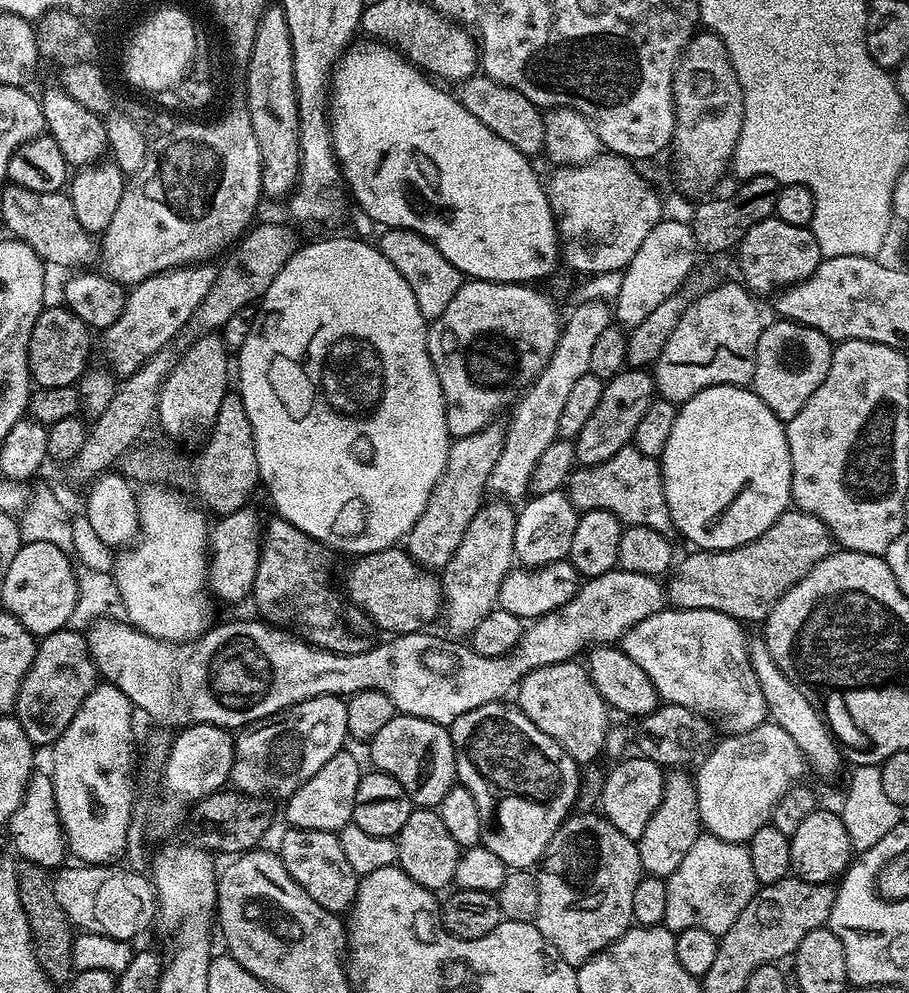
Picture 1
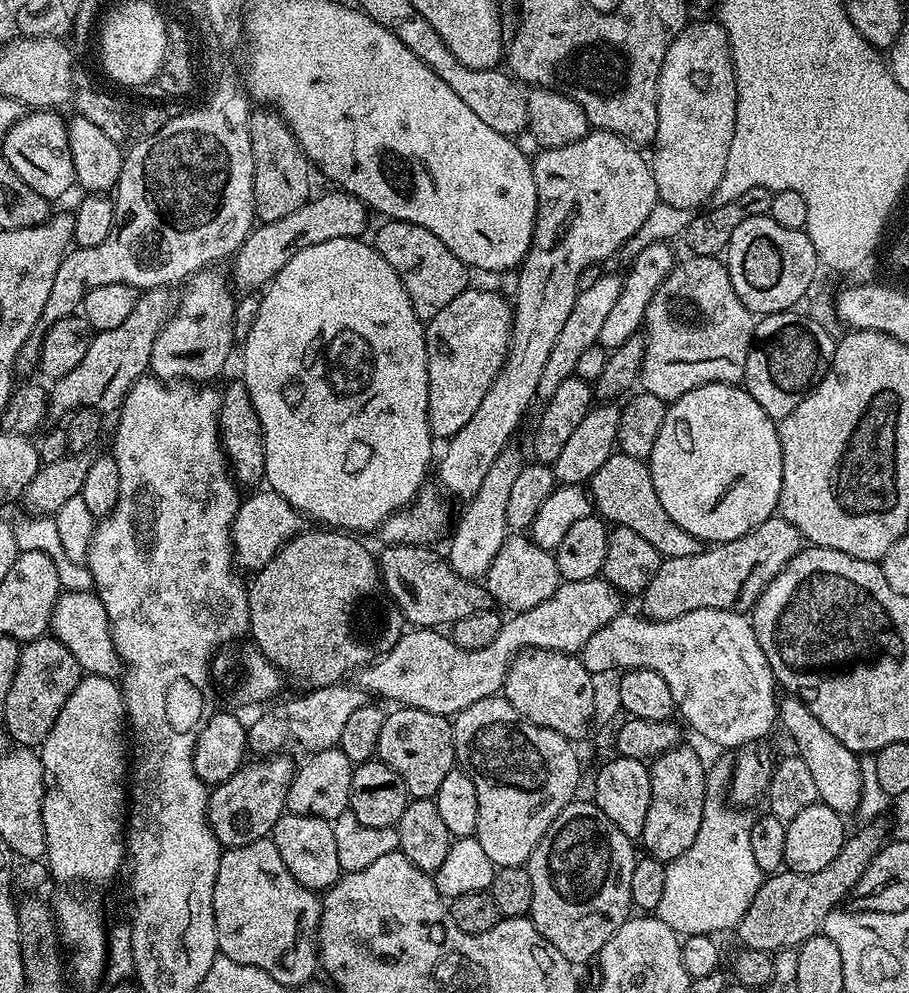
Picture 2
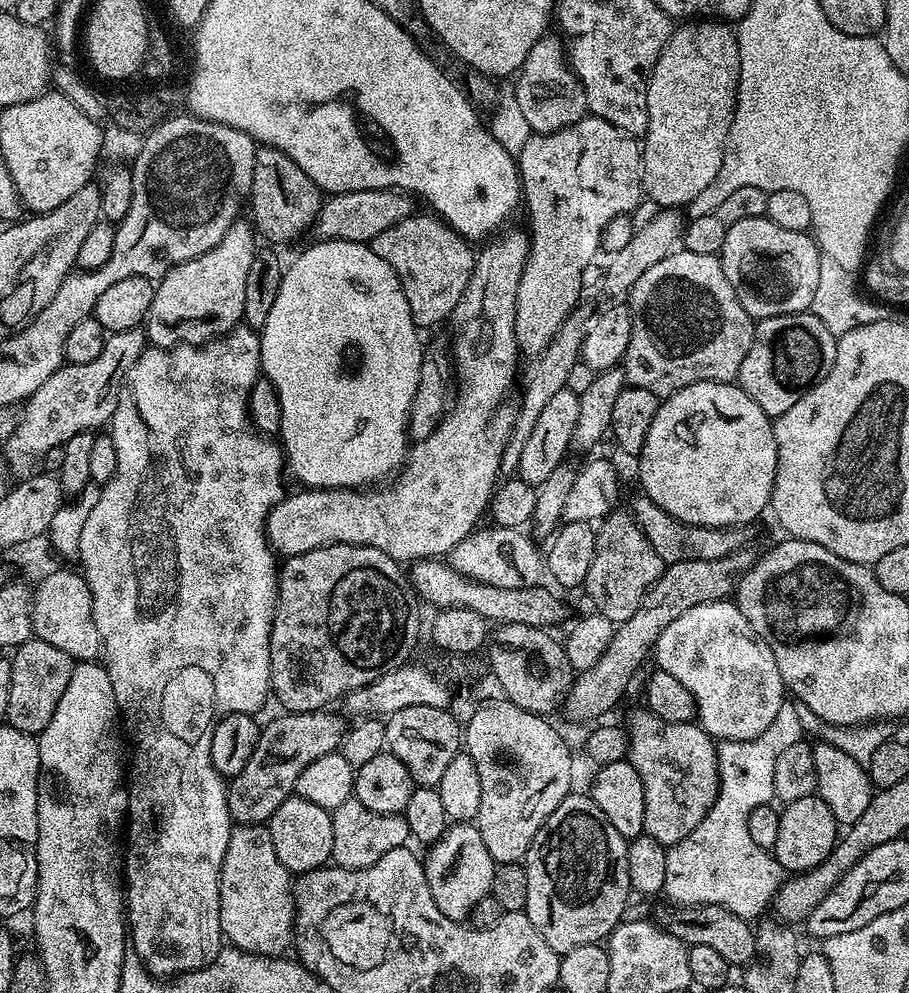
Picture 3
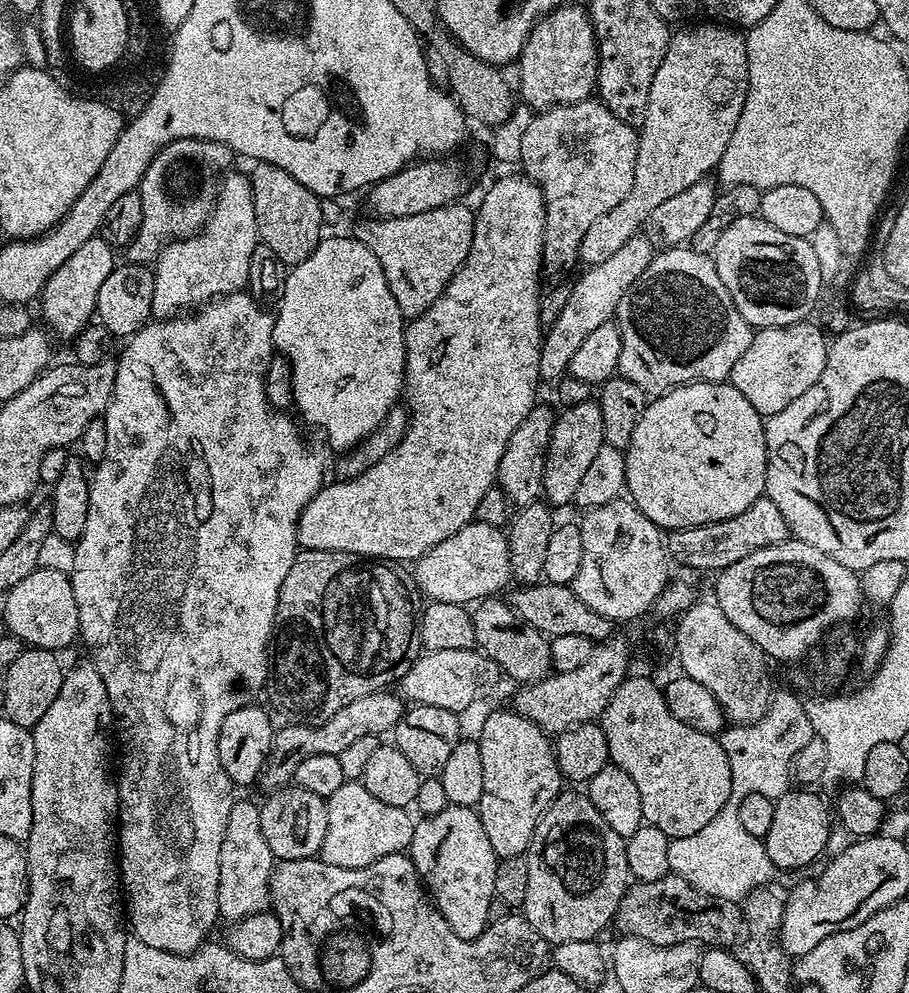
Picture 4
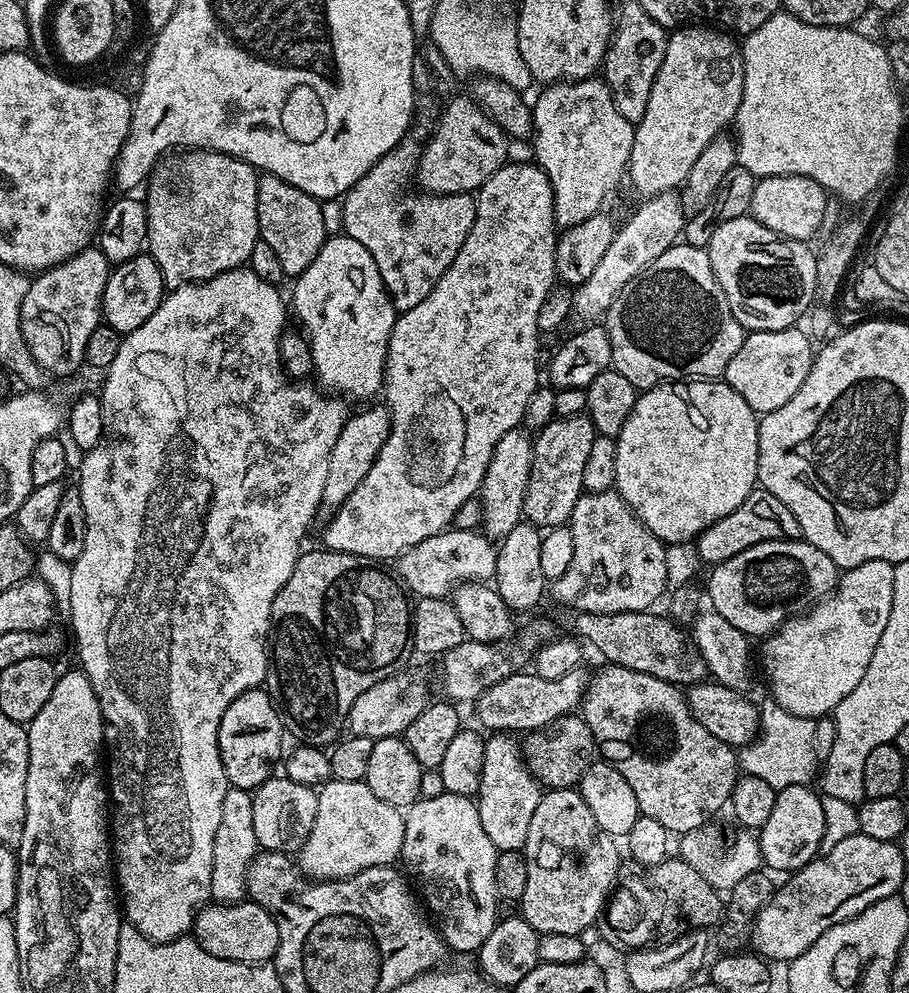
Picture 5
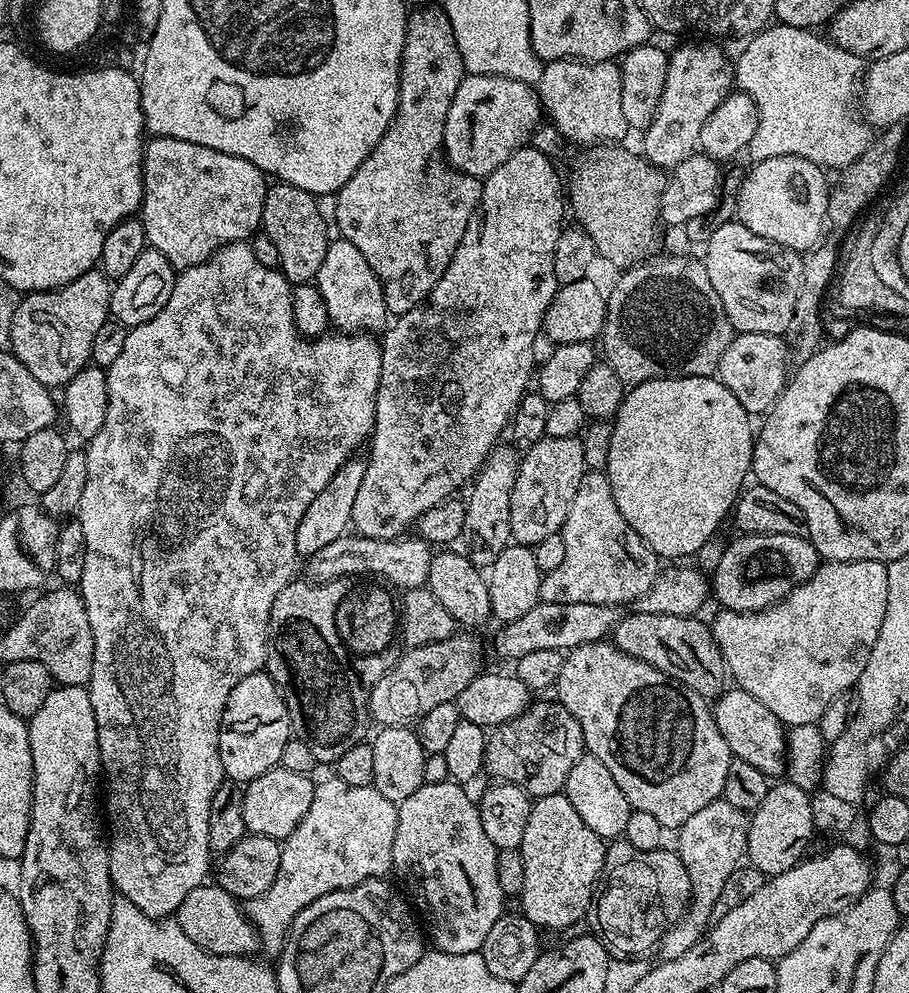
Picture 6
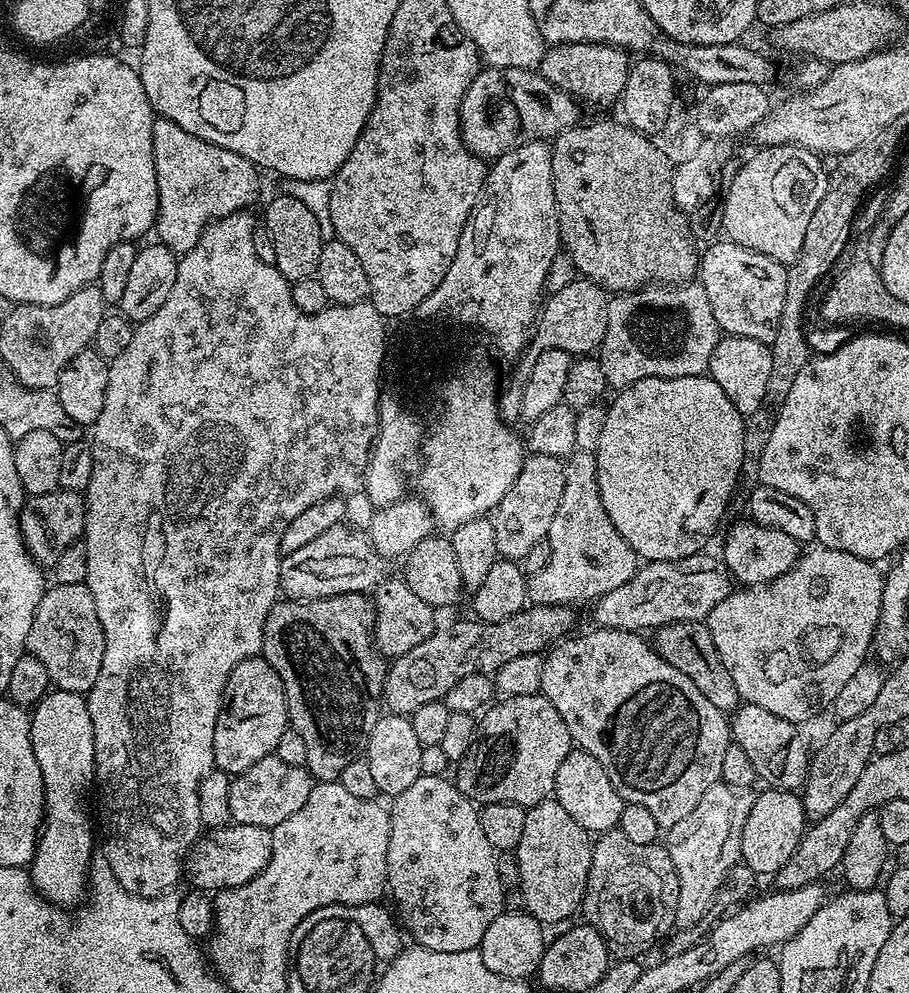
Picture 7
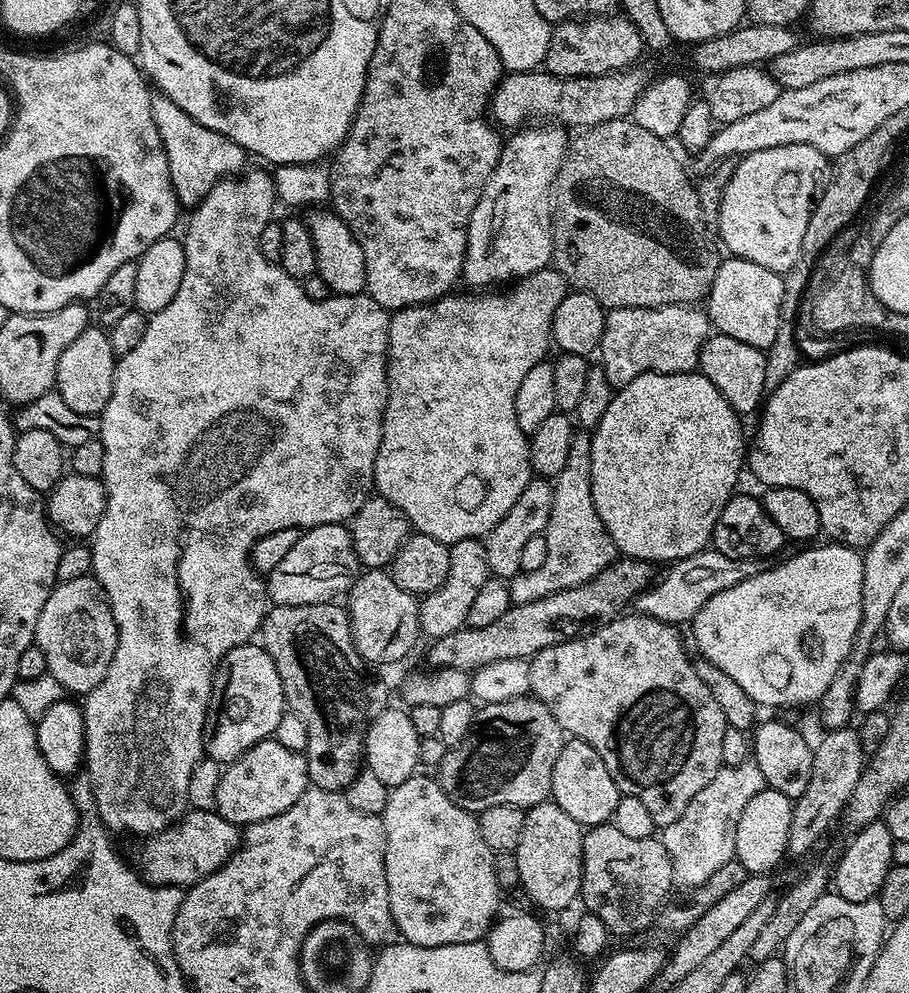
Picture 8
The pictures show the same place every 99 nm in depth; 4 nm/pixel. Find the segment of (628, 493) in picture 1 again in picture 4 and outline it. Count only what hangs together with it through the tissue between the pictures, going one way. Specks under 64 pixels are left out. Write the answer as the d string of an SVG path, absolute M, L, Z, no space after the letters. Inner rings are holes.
M766 498L755 500L742 514L734 518L722 518L718 522L703 524L701 528L678 528L666 536L666 552L673 561L684 568L697 568L700 572L719 573L726 566L754 554L754 550L766 550L766 546L778 546L789 539L786 518L778 511L778 506ZM676 559L676 560L675 560Z

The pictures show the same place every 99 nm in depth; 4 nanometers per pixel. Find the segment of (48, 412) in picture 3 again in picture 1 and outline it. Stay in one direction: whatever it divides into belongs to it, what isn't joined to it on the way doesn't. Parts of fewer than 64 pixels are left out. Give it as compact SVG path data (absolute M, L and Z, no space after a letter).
M204 262L199 266L185 266L182 268L171 268L169 272L160 272L156 276L146 278L140 284L131 285L130 291L124 297L124 309L118 314L118 322L111 324L109 328L103 329L104 356L110 368L117 377L123 378L134 374L146 361L158 350L169 347L179 332L185 331L188 319L198 310L202 298L210 294L210 286L214 286L216 268L211 263Z

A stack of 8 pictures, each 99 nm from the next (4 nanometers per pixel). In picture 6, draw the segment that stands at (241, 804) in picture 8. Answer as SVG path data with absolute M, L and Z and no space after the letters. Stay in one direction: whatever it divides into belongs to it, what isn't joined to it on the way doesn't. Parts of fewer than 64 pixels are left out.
M277 766L251 780L243 789L242 812L245 829L254 836L284 841L298 826L298 822L306 818L306 810L310 810L310 802L314 802L316 784L312 778L307 772L286 770Z

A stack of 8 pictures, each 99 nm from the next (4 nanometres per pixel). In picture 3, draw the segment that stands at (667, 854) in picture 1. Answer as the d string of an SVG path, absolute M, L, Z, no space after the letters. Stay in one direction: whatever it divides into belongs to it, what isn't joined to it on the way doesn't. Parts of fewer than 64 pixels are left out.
M647 710L636 712L632 721L626 724L628 738L627 760L638 770L638 778L642 778L642 790L646 790L646 818L644 819L644 835L654 838L654 842L671 846L682 842L706 818L710 806L714 806L716 795L720 789L718 768L717 741L712 739L699 723L679 724L666 722Z

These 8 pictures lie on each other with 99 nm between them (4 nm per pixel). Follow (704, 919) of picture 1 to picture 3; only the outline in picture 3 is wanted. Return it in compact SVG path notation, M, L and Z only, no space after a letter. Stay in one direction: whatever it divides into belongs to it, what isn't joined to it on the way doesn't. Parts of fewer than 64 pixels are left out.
M786 702L782 710L778 710L774 722L758 734L758 738L749 740L722 740L716 745L718 754L718 768L720 774L720 789L716 795L714 806L694 826L692 833L682 842L671 845L666 854L666 886L663 895L668 896L672 906L681 908L698 908L705 904L710 906L720 906L738 914L743 920L749 922L755 921L755 916L763 917L764 911L769 911L770 905L776 899L778 891L785 882L786 873L784 868L776 861L775 855L769 849L757 846L750 838L748 823L750 822L750 813L758 810L758 806L763 804L772 804L774 800L774 766L789 746L794 746L805 735L806 729L798 718L796 704Z

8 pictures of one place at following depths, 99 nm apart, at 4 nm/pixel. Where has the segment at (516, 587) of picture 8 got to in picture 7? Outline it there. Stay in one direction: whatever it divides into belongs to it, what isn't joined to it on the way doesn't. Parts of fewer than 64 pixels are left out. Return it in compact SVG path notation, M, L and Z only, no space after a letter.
M579 450L567 457L566 487L562 490L562 502L558 502L558 511L554 513L554 522L548 531L550 542L550 562L538 570L538 574L528 576L528 604L566 604L577 606L583 600L595 602L600 596L609 594L634 578L638 569L638 557L632 547L614 530L614 522L610 522L610 514L606 514L606 506L602 506L602 494L598 490L598 470L596 469L596 453Z

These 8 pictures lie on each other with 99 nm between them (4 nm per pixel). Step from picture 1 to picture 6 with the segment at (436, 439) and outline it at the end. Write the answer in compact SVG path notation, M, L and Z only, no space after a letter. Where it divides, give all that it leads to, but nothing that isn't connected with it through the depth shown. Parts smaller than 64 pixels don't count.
M343 238L333 239L326 250L326 258L322 258L322 270L318 270L314 283L326 302L328 323L333 329L344 334L376 334L385 327L390 313L384 301L384 287L374 270L370 270L366 258L362 258L358 246Z

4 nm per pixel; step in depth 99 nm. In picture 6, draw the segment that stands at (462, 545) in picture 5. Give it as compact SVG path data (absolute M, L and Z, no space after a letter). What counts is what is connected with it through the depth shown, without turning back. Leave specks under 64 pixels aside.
M359 534L342 535L334 542L330 542L330 546L318 550L318 554L307 557L309 572L307 575L316 582L341 578L375 578L393 589L425 587L428 582L430 562L434 555L433 545L419 538L408 539L378 540Z

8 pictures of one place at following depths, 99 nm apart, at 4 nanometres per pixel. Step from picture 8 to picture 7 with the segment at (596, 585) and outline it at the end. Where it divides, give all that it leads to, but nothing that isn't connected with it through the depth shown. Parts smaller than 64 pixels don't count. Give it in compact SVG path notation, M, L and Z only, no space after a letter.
M538 604L525 607L524 611L514 614L514 618L506 618L506 622L494 622L487 624L475 618L469 620L456 620L453 624L437 627L436 631L426 638L426 642L418 642L414 650L406 654L395 657L391 661L390 667L386 672L384 681L383 699L386 701L393 713L410 714L418 710L426 702L443 700L444 695L450 690L454 690L456 683L470 674L482 674L492 676L506 662L518 658L522 654L540 654L553 647L557 642L565 639L573 631L572 627L576 624L576 616L571 607L566 604Z

